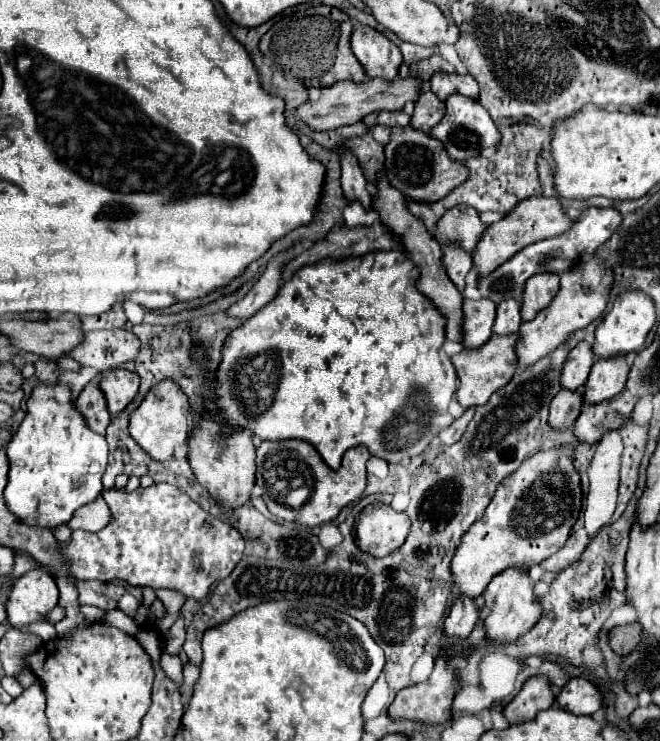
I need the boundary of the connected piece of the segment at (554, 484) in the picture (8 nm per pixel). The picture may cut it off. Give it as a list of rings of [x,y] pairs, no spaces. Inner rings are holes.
[[[573,447],[541,449],[497,487],[483,517],[469,527],[455,551],[451,573],[459,593],[479,597],[489,581],[507,567],[529,569],[559,551],[581,511],[581,479],[573,467]]]

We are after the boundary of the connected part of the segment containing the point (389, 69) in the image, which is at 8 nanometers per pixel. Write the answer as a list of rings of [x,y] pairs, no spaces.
[[[357,23],[351,33],[351,51],[363,65],[367,77],[393,79],[403,63],[401,51],[383,33]]]

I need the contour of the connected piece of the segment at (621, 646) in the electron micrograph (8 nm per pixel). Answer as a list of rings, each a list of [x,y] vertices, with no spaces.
[[[629,623],[629,625],[621,625],[611,629],[609,633],[609,645],[613,647],[613,651],[617,655],[629,655],[629,651],[633,651],[637,647],[637,643],[641,643],[641,625],[637,623]]]

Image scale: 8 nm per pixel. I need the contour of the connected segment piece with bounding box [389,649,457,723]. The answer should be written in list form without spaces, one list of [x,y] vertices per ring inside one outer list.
[[[441,649],[433,673],[427,679],[427,683],[417,683],[417,685],[409,685],[405,689],[401,689],[395,695],[395,701],[389,707],[389,717],[391,719],[413,719],[413,721],[427,721],[427,723],[447,723],[453,719],[453,711],[451,711],[451,703],[455,697],[455,681],[457,681],[457,673],[455,669],[449,667],[449,655],[445,649]]]

